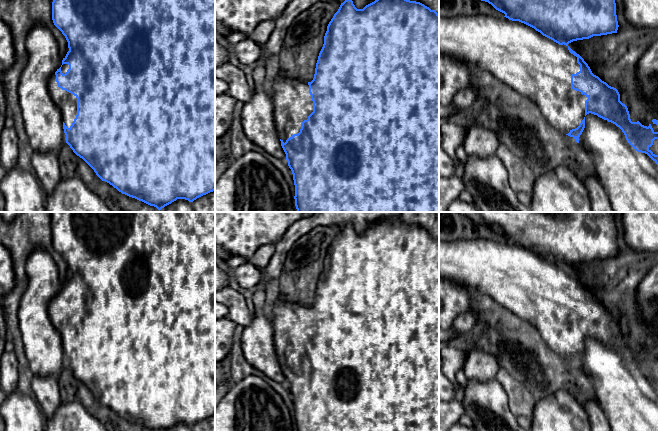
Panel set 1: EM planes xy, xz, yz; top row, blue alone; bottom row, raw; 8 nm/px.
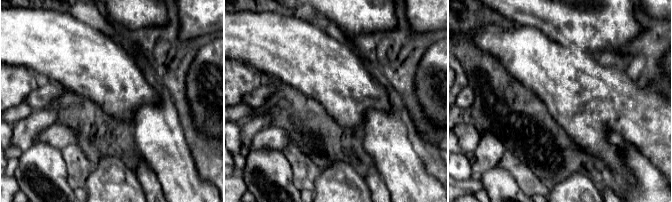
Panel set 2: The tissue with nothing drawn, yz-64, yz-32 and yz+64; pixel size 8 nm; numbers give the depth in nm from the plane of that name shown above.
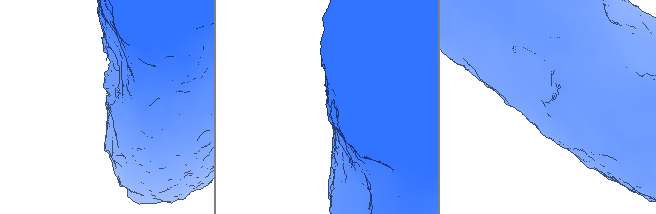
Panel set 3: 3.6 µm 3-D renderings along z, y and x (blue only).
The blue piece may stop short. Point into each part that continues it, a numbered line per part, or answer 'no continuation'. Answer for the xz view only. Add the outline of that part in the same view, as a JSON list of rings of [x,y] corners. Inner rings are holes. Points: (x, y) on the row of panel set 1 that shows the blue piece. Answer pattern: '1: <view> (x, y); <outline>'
1: xz (292, 102); [[[282,74],[273,82],[271,98],[275,127],[279,138],[285,143],[300,132],[302,122],[313,112],[309,85]]]

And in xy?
1: xy (67, 102); [[[55,73],[48,82],[48,90],[53,102],[60,108],[63,122],[70,128],[77,115],[77,98],[73,94],[62,90],[55,81]]]

